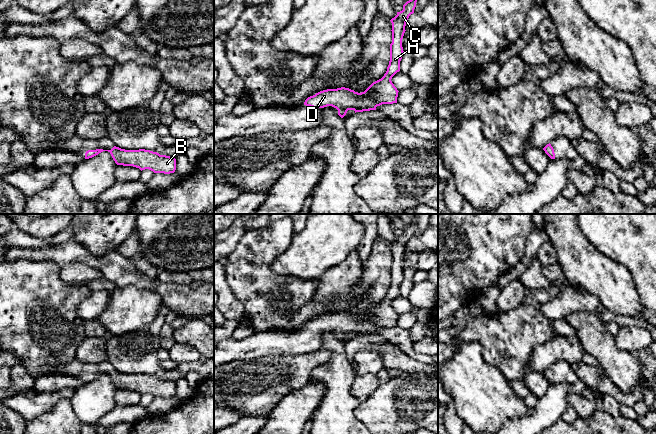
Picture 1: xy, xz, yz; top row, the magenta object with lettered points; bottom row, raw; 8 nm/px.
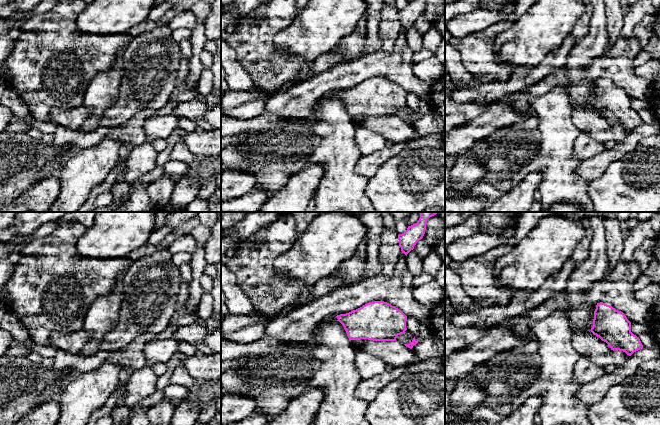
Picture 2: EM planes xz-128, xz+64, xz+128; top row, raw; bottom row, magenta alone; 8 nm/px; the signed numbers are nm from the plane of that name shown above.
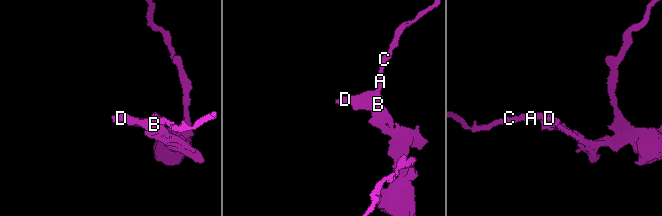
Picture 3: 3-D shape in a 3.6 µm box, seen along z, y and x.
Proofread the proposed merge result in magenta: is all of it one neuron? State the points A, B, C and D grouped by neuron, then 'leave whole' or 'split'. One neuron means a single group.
A B C D | leave whole

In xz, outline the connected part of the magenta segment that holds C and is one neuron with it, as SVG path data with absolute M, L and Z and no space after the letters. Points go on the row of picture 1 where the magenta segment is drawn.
M409 0L403 5L403 10L390 21L392 23L392 43L390 44L390 61L384 76L373 82L364 92L358 93L349 88L327 89L308 97L304 105L313 108L332 106L343 118L348 110L356 112L376 110L382 104L397 103L398 90L392 83L392 77L400 71L400 61L403 56L402 39L406 22L414 13L417 0Z

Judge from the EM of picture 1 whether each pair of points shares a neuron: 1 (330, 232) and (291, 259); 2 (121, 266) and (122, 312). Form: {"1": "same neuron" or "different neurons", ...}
{"1": "same neuron", "2": "different neurons"}

